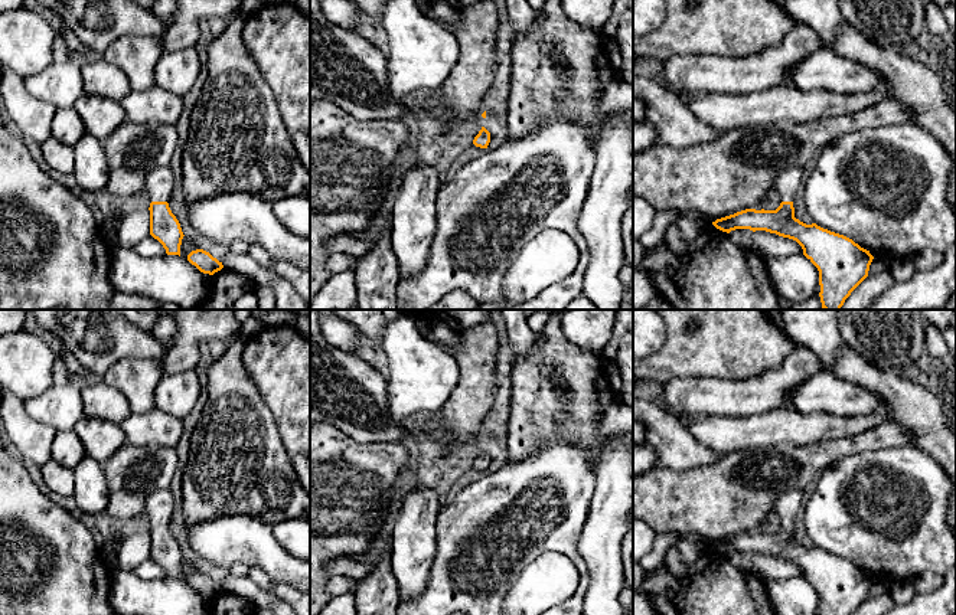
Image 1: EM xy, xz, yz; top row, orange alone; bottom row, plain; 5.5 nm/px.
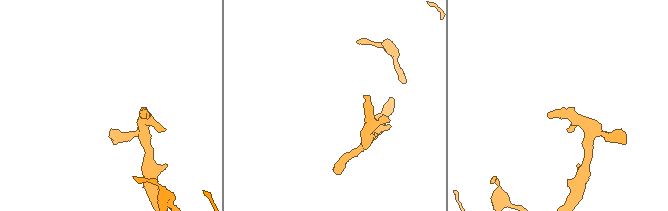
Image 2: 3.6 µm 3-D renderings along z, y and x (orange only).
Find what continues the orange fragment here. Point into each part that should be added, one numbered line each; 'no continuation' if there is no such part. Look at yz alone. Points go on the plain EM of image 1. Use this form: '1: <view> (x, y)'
1: yz (788, 504)

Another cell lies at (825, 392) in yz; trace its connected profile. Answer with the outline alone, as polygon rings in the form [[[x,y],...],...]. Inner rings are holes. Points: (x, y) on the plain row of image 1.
[[[820,370],[792,392],[789,408],[802,413],[857,416],[882,410],[884,402],[855,383]]]

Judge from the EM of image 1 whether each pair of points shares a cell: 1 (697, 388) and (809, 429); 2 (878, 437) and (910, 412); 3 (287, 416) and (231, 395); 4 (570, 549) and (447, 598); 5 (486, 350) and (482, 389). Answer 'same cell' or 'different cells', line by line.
1: different cells
2: different cells
3: different cells
4: same cell
5: same cell

